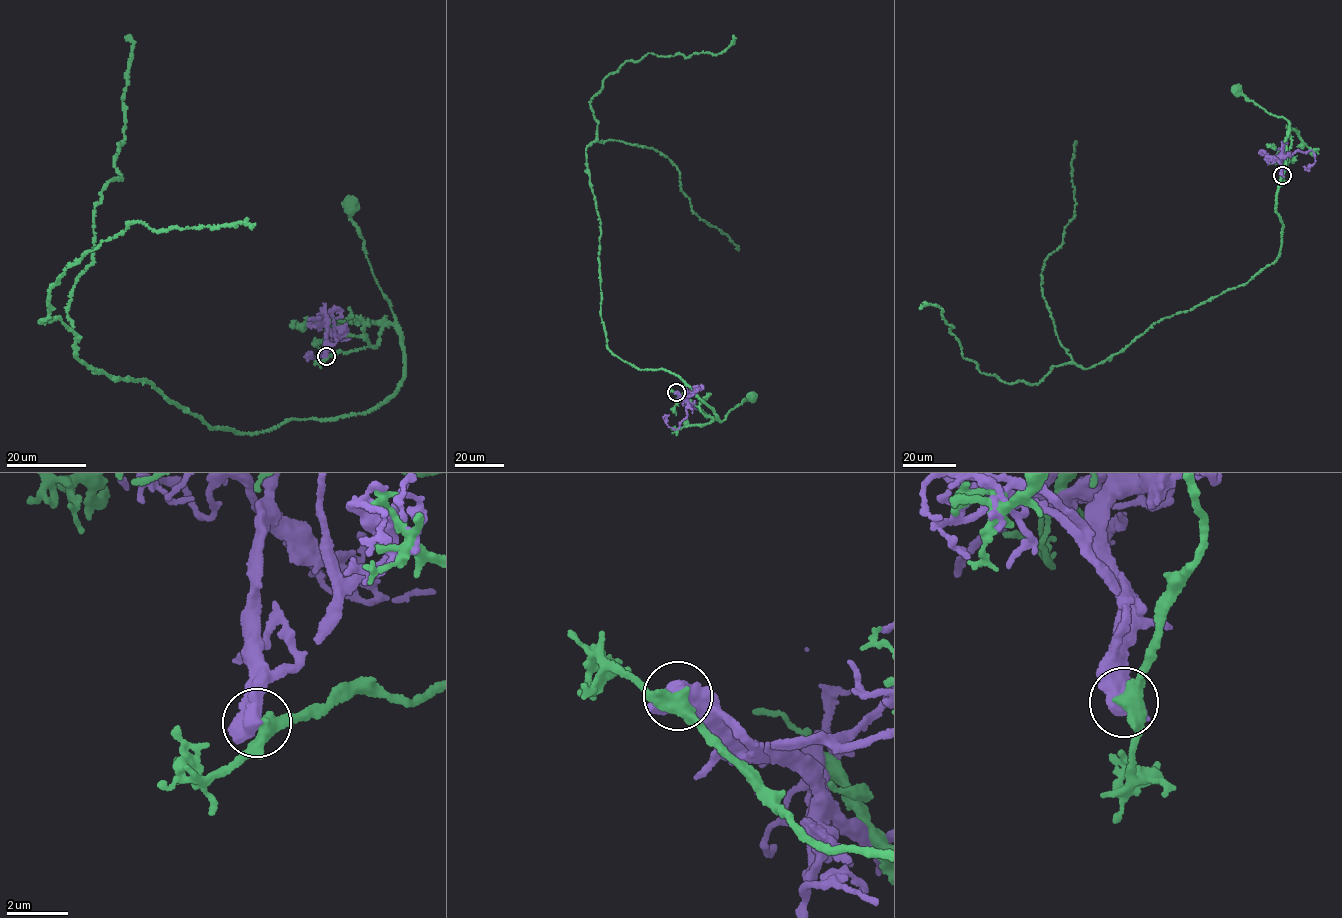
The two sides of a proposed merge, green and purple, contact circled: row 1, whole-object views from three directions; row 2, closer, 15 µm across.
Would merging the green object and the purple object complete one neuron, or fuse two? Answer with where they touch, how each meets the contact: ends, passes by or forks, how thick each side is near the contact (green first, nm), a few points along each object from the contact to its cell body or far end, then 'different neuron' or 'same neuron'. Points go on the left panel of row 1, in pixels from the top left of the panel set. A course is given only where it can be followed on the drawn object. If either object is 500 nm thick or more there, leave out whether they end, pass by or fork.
(326, 356) | 420/750 nm | green via (326, 356), (373, 347), (384, 326), (396, 323), (366, 257), (364, 241), (348, 207), (350, 204) | purple via (326, 356), (329, 330), (337, 336), (327, 342), (321, 355), (316, 358), (309, 355), (307, 360) | different neuron

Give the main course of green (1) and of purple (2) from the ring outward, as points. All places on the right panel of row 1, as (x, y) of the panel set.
1: (1282, 175), (1288, 160), (1289, 122), (1270, 114), (1237, 89)
2: (1282, 175), (1280, 159), (1297, 150), (1313, 152), (1314, 163), (1305, 168), (1310, 170)

